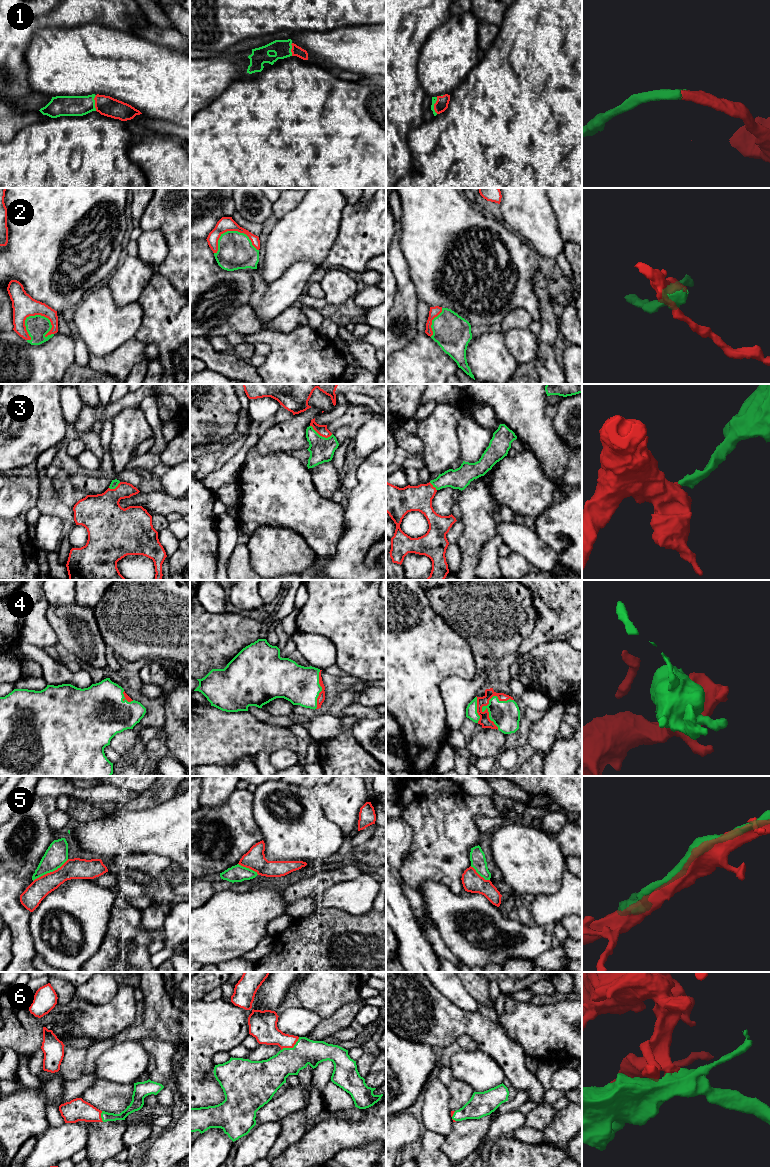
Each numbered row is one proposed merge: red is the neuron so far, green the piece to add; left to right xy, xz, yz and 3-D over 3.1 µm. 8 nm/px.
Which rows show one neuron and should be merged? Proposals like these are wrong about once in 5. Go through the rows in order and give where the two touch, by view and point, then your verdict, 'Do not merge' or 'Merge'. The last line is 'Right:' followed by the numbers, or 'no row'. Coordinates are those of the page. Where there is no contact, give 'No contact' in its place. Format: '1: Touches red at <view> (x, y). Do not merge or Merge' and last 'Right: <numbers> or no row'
1: Touches red at yz (434, 105). Merge
2: Touches red at xy (25, 319). Merge
3: Touches red at xz (321, 435). Merge
4: Touches red at yz (488, 712). Merge
5: Touches red at xy (50, 872). Merge
6: Touches red at xz (291, 1047). Merge
Right: 1, 2, 3, 4, 5, 6

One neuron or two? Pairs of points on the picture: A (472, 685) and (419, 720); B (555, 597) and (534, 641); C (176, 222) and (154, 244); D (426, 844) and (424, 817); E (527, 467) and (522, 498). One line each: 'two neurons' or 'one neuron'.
A: two neurons
B: one neuron
C: two neurons
D: one neuron
E: one neuron

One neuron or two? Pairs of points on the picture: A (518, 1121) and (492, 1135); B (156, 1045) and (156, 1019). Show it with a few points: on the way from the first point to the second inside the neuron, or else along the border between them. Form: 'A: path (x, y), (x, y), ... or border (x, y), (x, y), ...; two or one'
A: path (512, 1121), (498, 1129); one
B: border (139, 1039), (157, 1038), (169, 1042), (174, 1047); two

